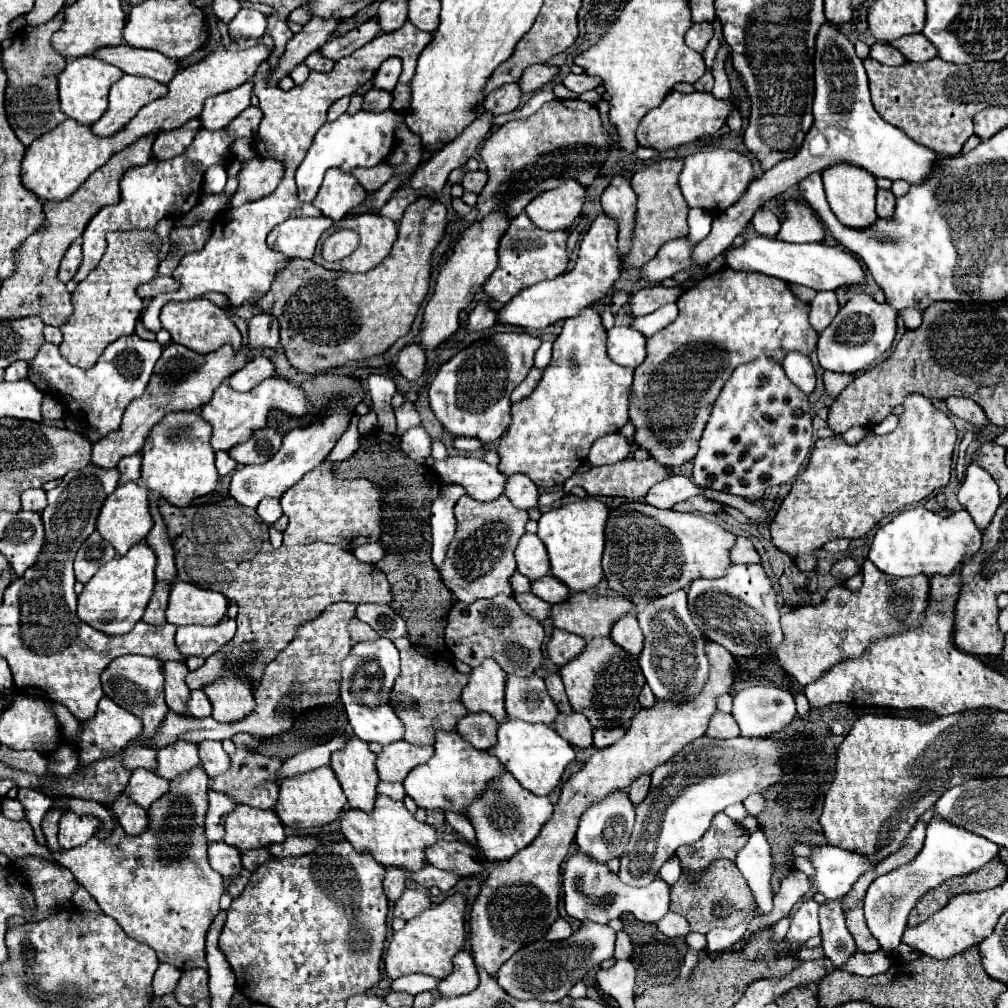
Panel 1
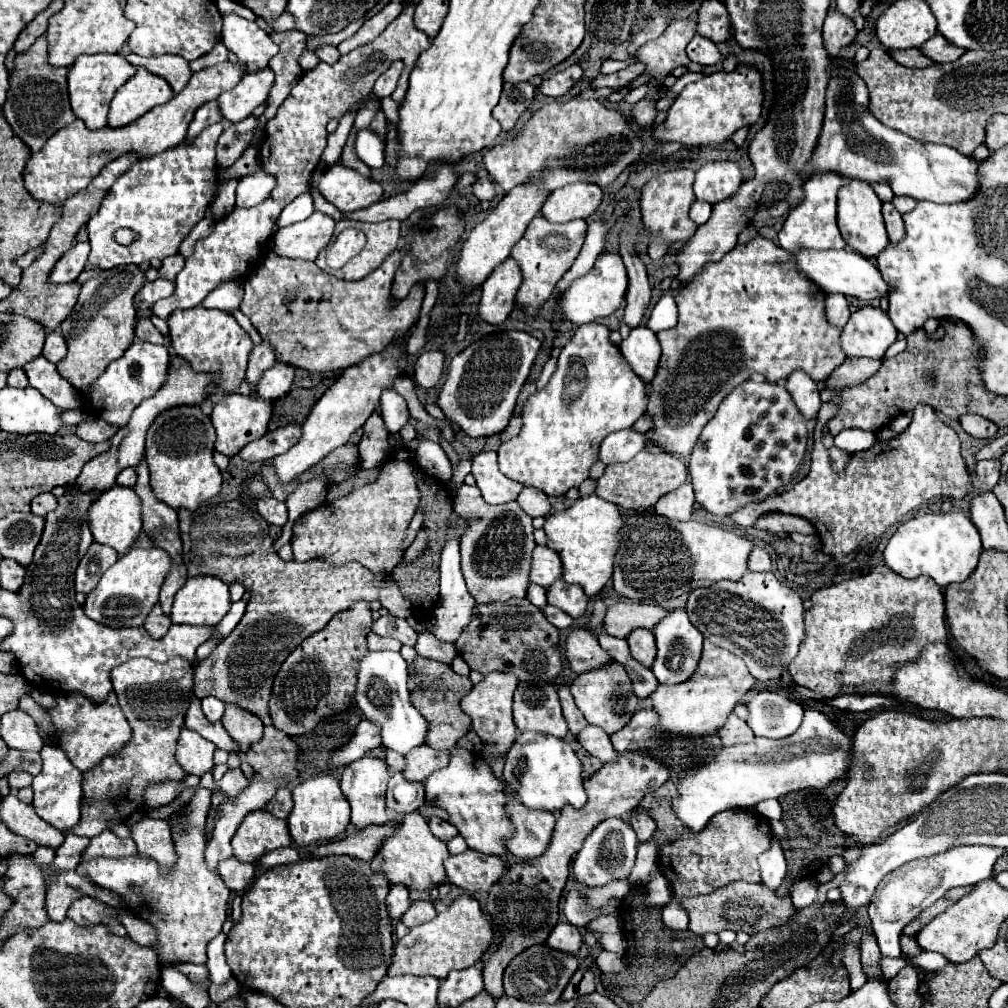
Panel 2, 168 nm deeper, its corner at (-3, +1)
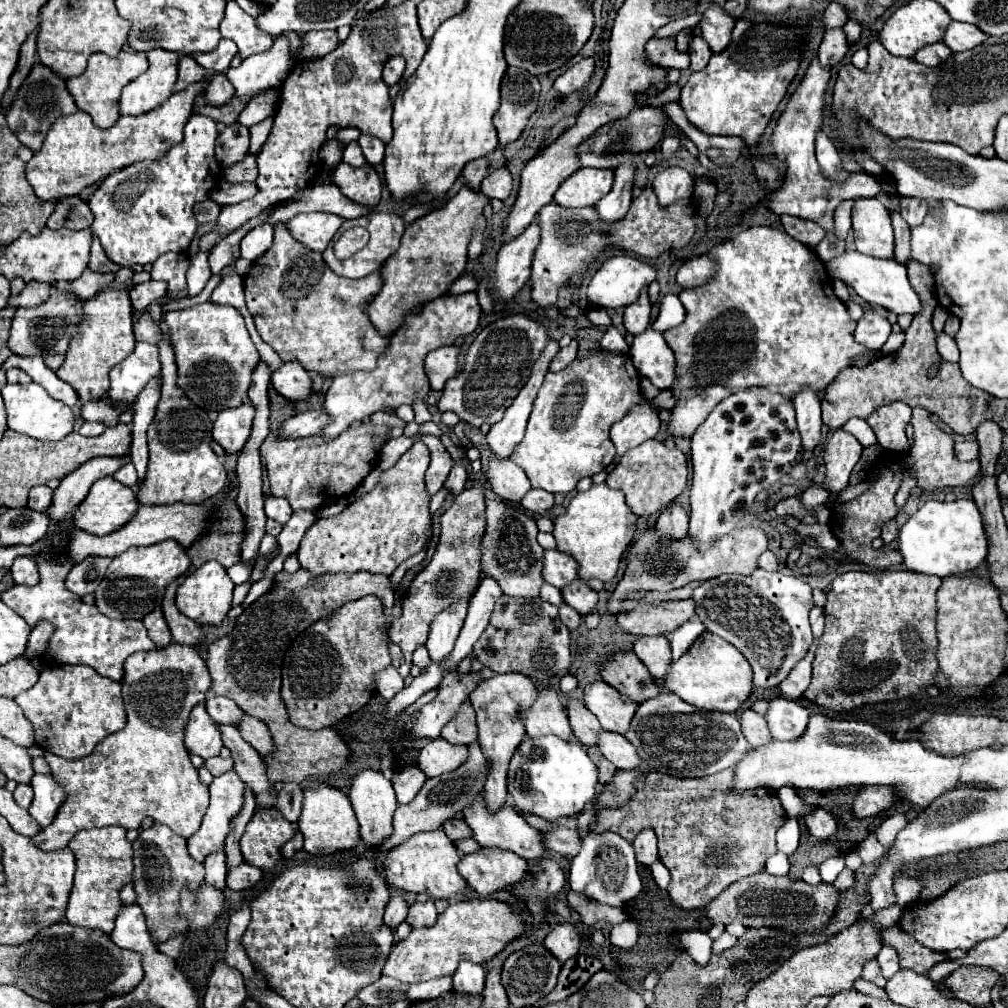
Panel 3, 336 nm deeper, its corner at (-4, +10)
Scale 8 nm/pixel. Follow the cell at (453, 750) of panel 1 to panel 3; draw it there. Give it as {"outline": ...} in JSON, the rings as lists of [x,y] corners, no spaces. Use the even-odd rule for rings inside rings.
{"outline":[[[478,795],[474,799],[474,803],[470,807],[466,807],[464,811],[464,817],[466,817],[466,823],[468,827],[474,831],[474,839],[482,845],[482,847],[498,847],[502,851],[512,851],[520,857],[524,857],[526,861],[538,861],[542,859],[546,847],[542,843],[542,833],[534,827],[530,827],[522,815],[518,815],[510,805],[506,805],[502,811],[498,813],[490,813],[486,809],[486,803],[484,803],[484,795]]]}

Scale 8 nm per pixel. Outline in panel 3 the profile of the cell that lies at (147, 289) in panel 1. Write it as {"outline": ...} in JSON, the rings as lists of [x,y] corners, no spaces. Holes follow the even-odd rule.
{"outline":[[[148,281],[142,285],[134,285],[130,289],[130,301],[136,311],[144,311],[152,301],[160,299],[166,293],[166,283],[162,281]]]}

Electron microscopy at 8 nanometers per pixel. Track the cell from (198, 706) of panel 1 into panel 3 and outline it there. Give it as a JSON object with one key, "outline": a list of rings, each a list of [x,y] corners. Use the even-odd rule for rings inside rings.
{"outline":[[[210,695],[206,699],[206,709],[216,723],[224,723],[224,725],[238,725],[244,717],[242,709],[234,701],[220,695]]]}

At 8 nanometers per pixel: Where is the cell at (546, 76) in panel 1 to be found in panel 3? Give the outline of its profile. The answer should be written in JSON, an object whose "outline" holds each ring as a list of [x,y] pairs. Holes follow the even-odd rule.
{"outline":[[[582,59],[580,63],[576,63],[574,67],[570,67],[564,75],[560,75],[556,81],[554,81],[554,89],[560,91],[562,95],[570,95],[574,91],[580,91],[586,81],[592,77],[594,73],[594,59]]]}

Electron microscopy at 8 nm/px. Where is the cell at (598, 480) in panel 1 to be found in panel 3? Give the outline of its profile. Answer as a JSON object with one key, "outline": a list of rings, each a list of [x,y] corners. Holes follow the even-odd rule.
{"outline":[[[650,439],[634,449],[628,449],[614,471],[608,473],[606,483],[612,489],[624,491],[626,503],[636,515],[650,517],[654,513],[662,513],[662,509],[666,509],[684,491],[688,483],[688,461],[678,447],[668,449],[662,441]]]}

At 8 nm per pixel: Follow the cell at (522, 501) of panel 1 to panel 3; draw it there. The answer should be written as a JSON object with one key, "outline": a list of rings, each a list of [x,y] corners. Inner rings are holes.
{"outline":[[[532,489],[522,499],[522,507],[526,507],[528,511],[534,511],[534,513],[546,513],[548,509],[552,509],[552,505],[554,505],[554,495],[544,489]]]}

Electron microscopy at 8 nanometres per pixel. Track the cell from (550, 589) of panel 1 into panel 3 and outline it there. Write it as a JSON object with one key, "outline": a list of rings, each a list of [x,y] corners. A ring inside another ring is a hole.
{"outline":[[[572,581],[570,585],[566,585],[562,589],[562,595],[564,595],[564,601],[574,607],[580,615],[588,615],[594,611],[596,603],[598,603],[598,593],[592,591],[584,581]]]}

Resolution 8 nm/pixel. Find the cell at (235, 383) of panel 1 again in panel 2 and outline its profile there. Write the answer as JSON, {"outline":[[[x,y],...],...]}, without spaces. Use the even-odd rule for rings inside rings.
{"outline":[[[277,362],[273,368],[265,370],[265,374],[261,374],[261,382],[255,386],[255,394],[261,398],[267,398],[267,400],[277,400],[291,390],[293,376],[295,376],[293,366]]]}

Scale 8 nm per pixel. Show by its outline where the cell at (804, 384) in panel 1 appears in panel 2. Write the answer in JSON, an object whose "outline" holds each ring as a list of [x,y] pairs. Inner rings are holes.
{"outline":[[[795,370],[787,382],[785,388],[789,390],[789,394],[793,396],[797,408],[801,410],[801,414],[805,418],[813,418],[819,412],[821,406],[821,398],[819,398],[819,386],[817,382],[813,382],[813,378],[809,378],[809,374],[805,374],[803,370]]]}

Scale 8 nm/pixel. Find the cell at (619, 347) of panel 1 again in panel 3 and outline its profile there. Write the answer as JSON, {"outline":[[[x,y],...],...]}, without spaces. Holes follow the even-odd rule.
{"outline":[[[646,329],[634,337],[630,347],[630,359],[634,367],[652,381],[658,389],[672,389],[676,381],[676,359],[662,333]]]}

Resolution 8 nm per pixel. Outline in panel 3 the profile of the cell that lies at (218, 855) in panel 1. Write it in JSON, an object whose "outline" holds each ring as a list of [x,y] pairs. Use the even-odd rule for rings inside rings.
{"outline":[[[242,863],[242,865],[228,871],[226,883],[232,891],[246,891],[246,889],[254,887],[260,879],[262,879],[262,869],[252,867],[248,863]]]}

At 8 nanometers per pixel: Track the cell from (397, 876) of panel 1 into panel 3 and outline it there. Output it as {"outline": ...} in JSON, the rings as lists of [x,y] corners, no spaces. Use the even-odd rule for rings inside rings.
{"outline":[[[396,893],[390,901],[388,901],[388,907],[386,907],[386,913],[384,913],[384,923],[388,925],[388,929],[396,929],[408,915],[408,905],[406,901]]]}

